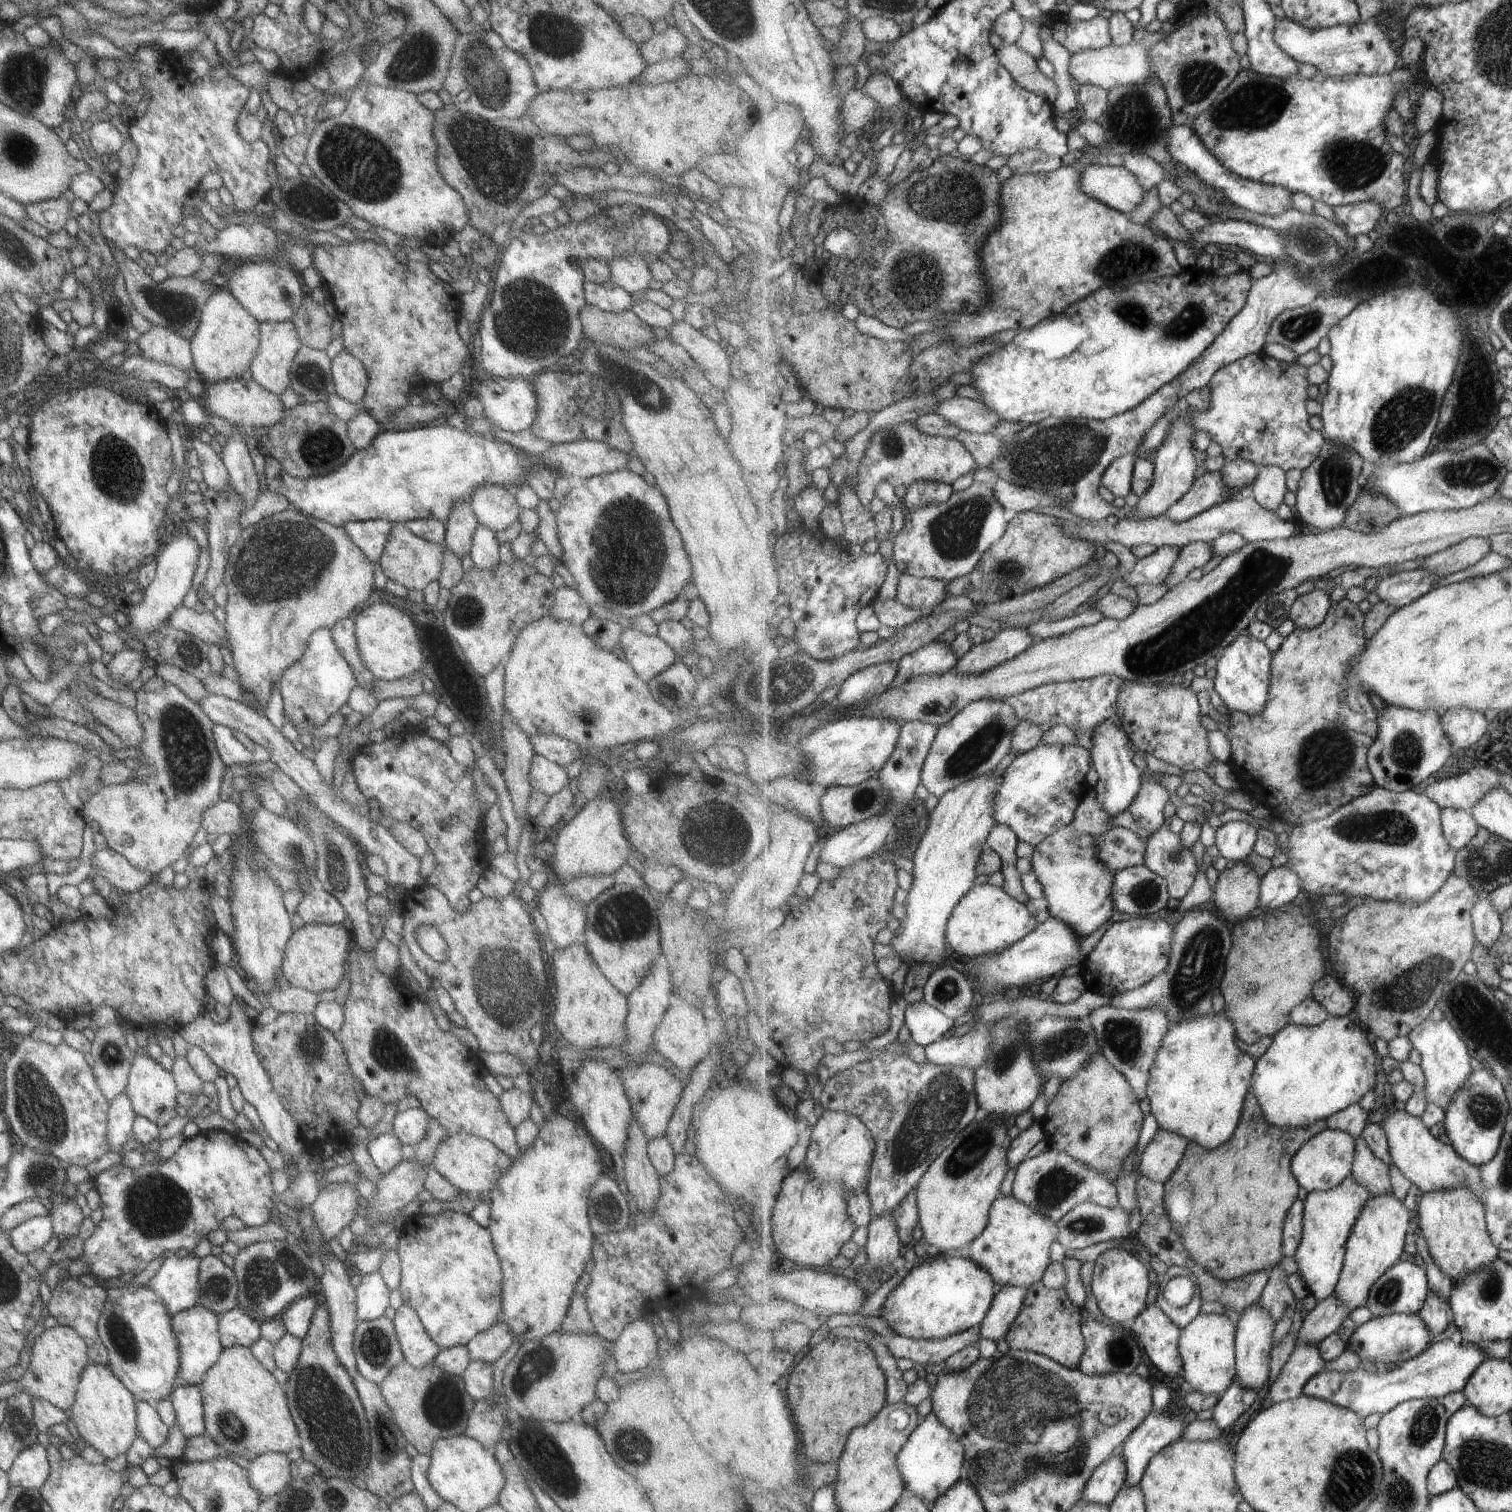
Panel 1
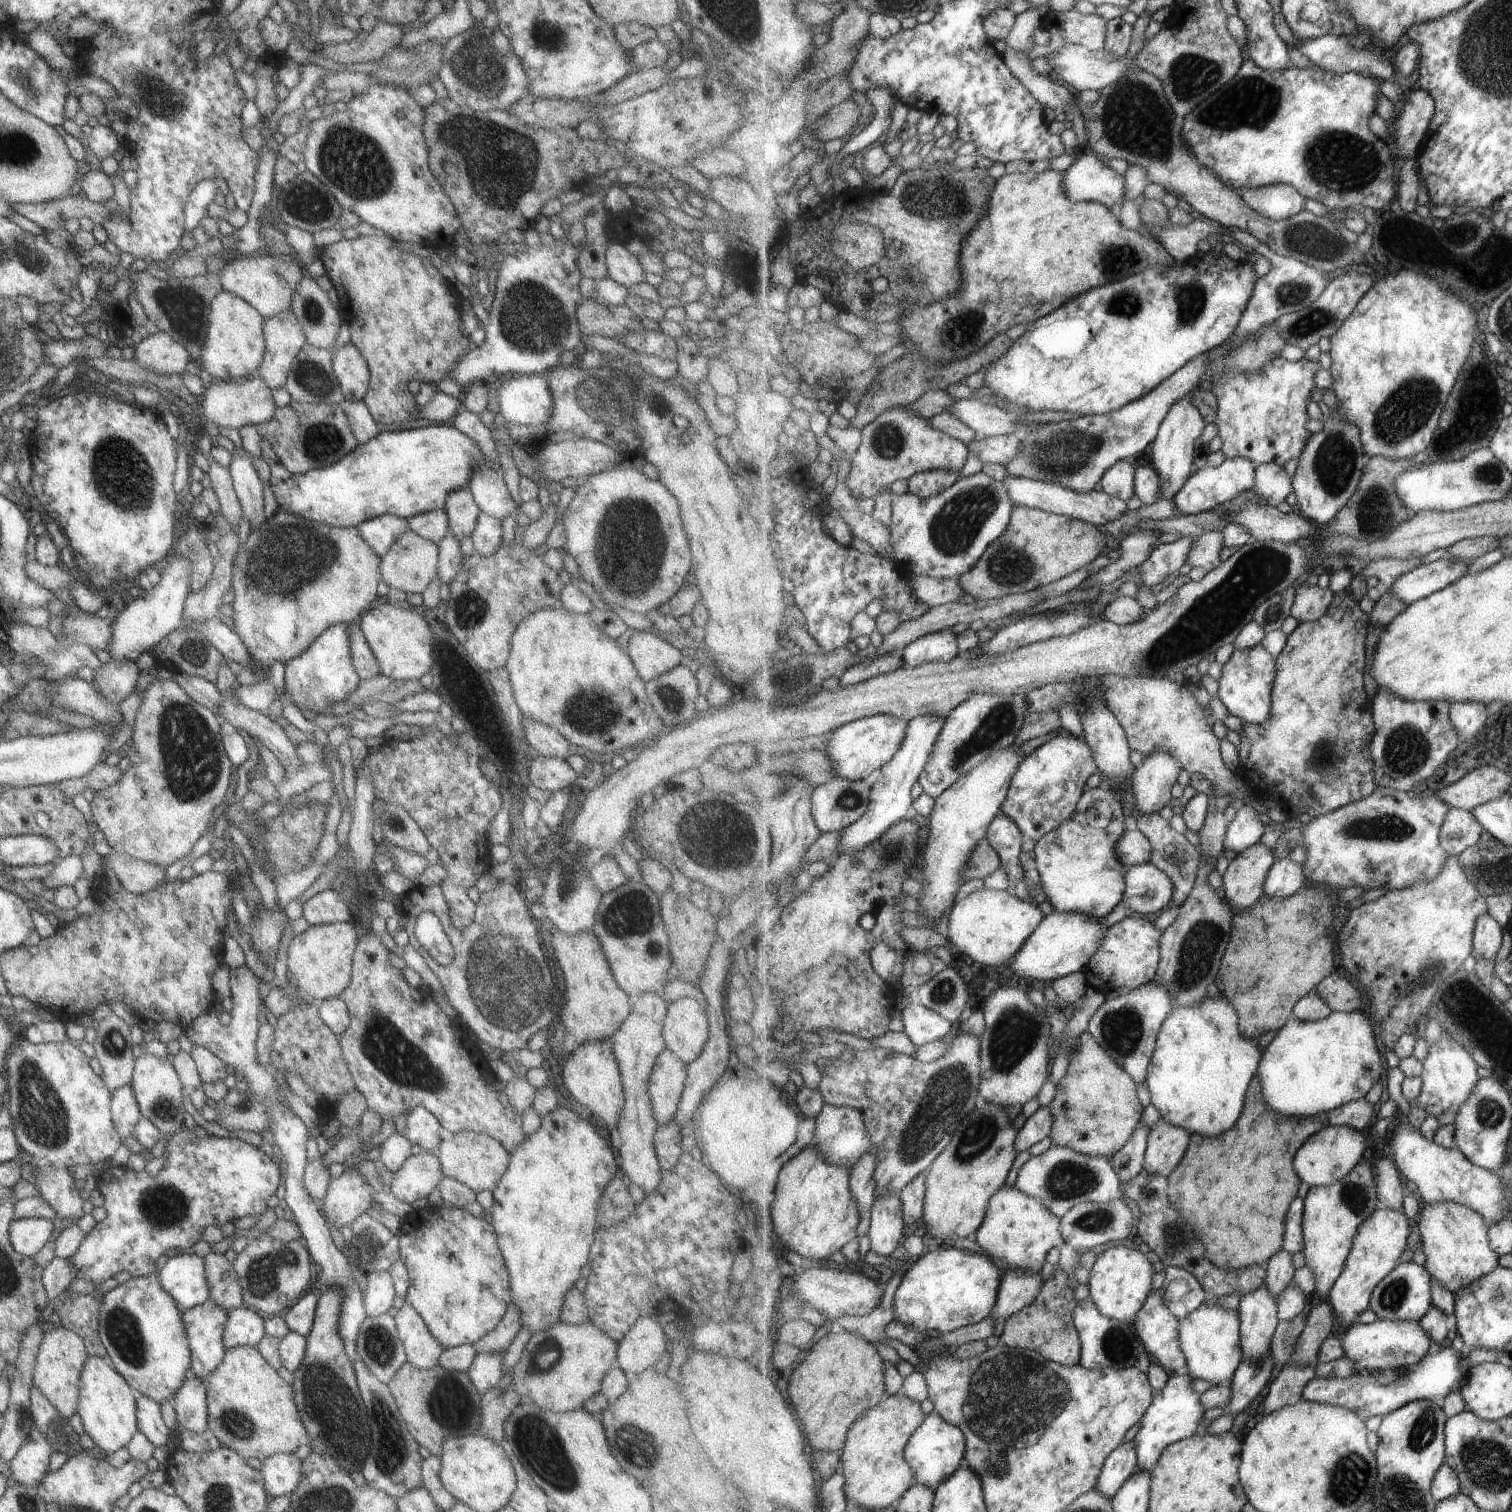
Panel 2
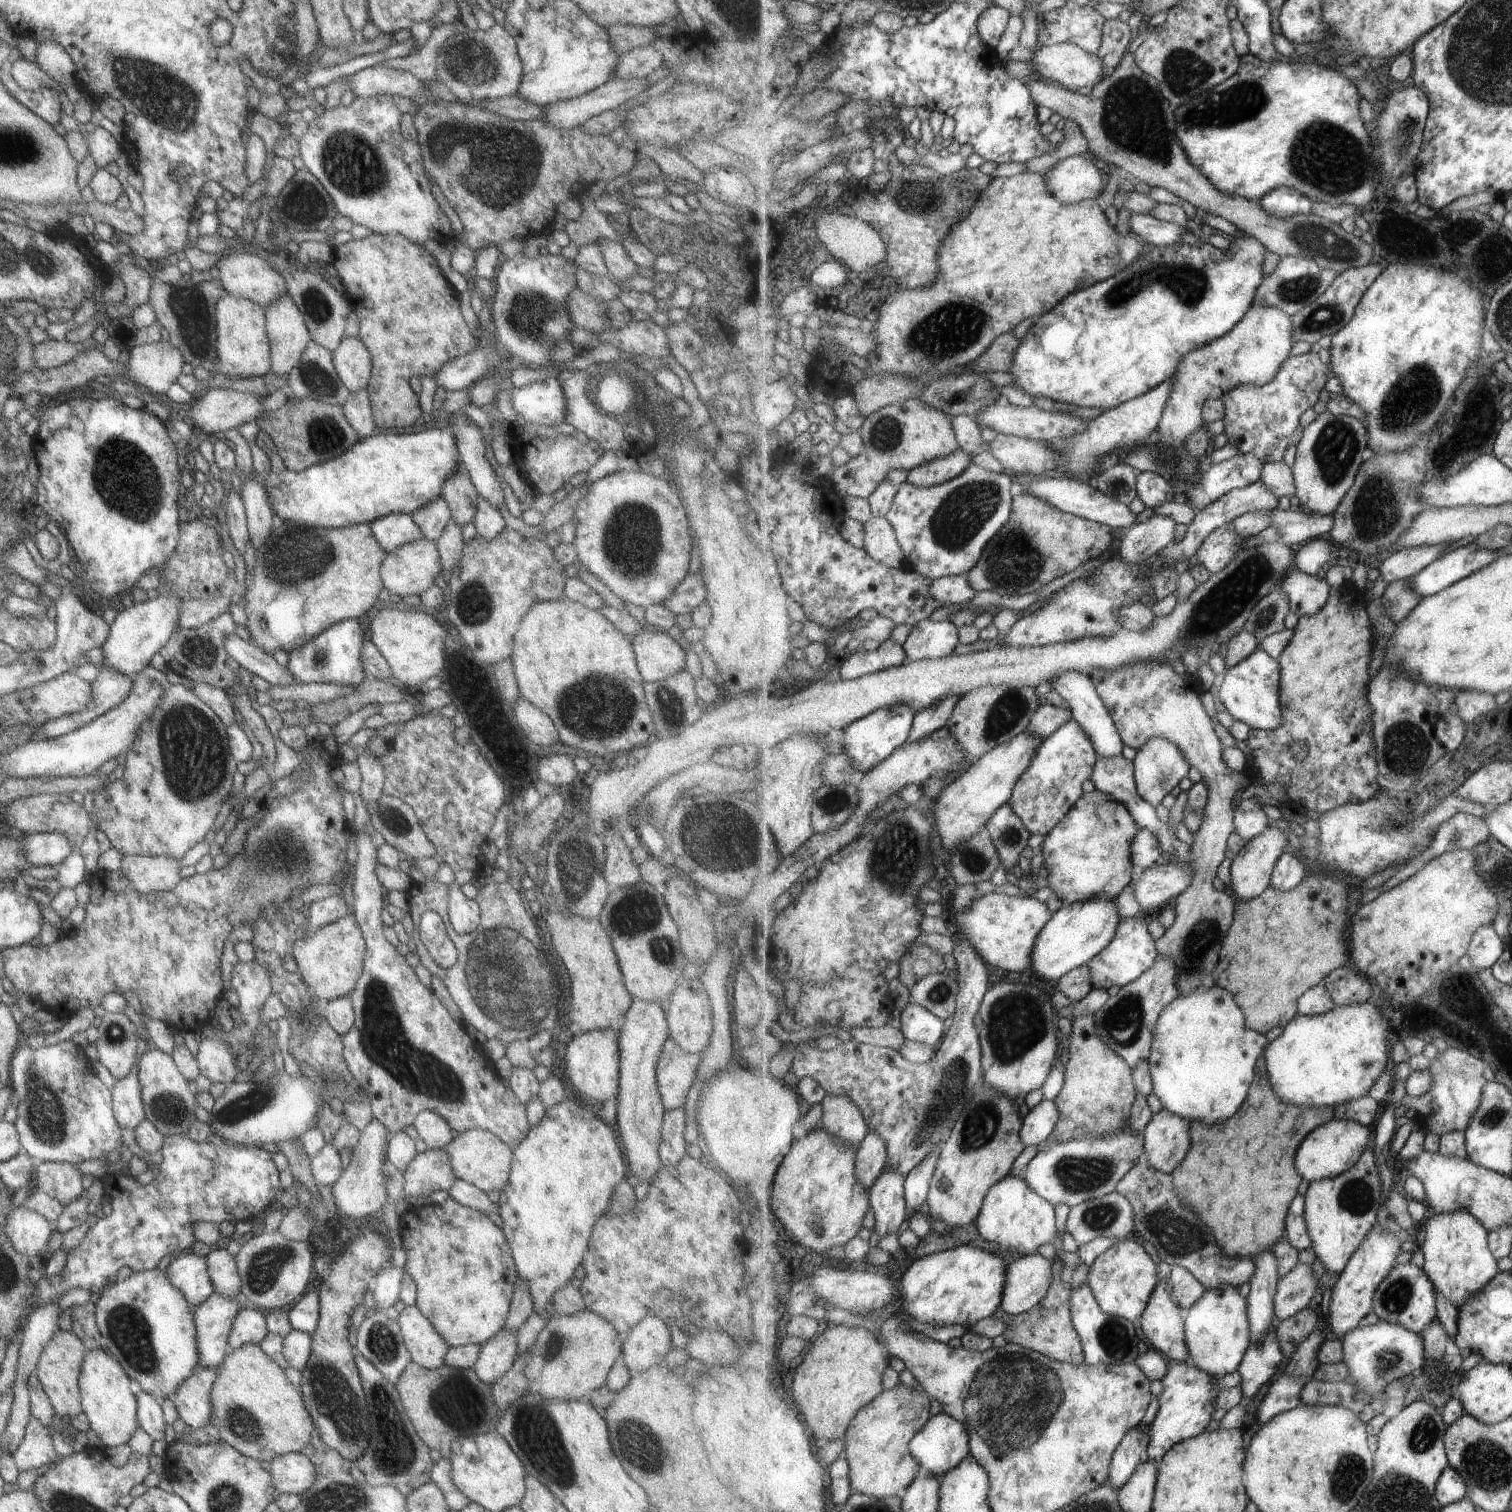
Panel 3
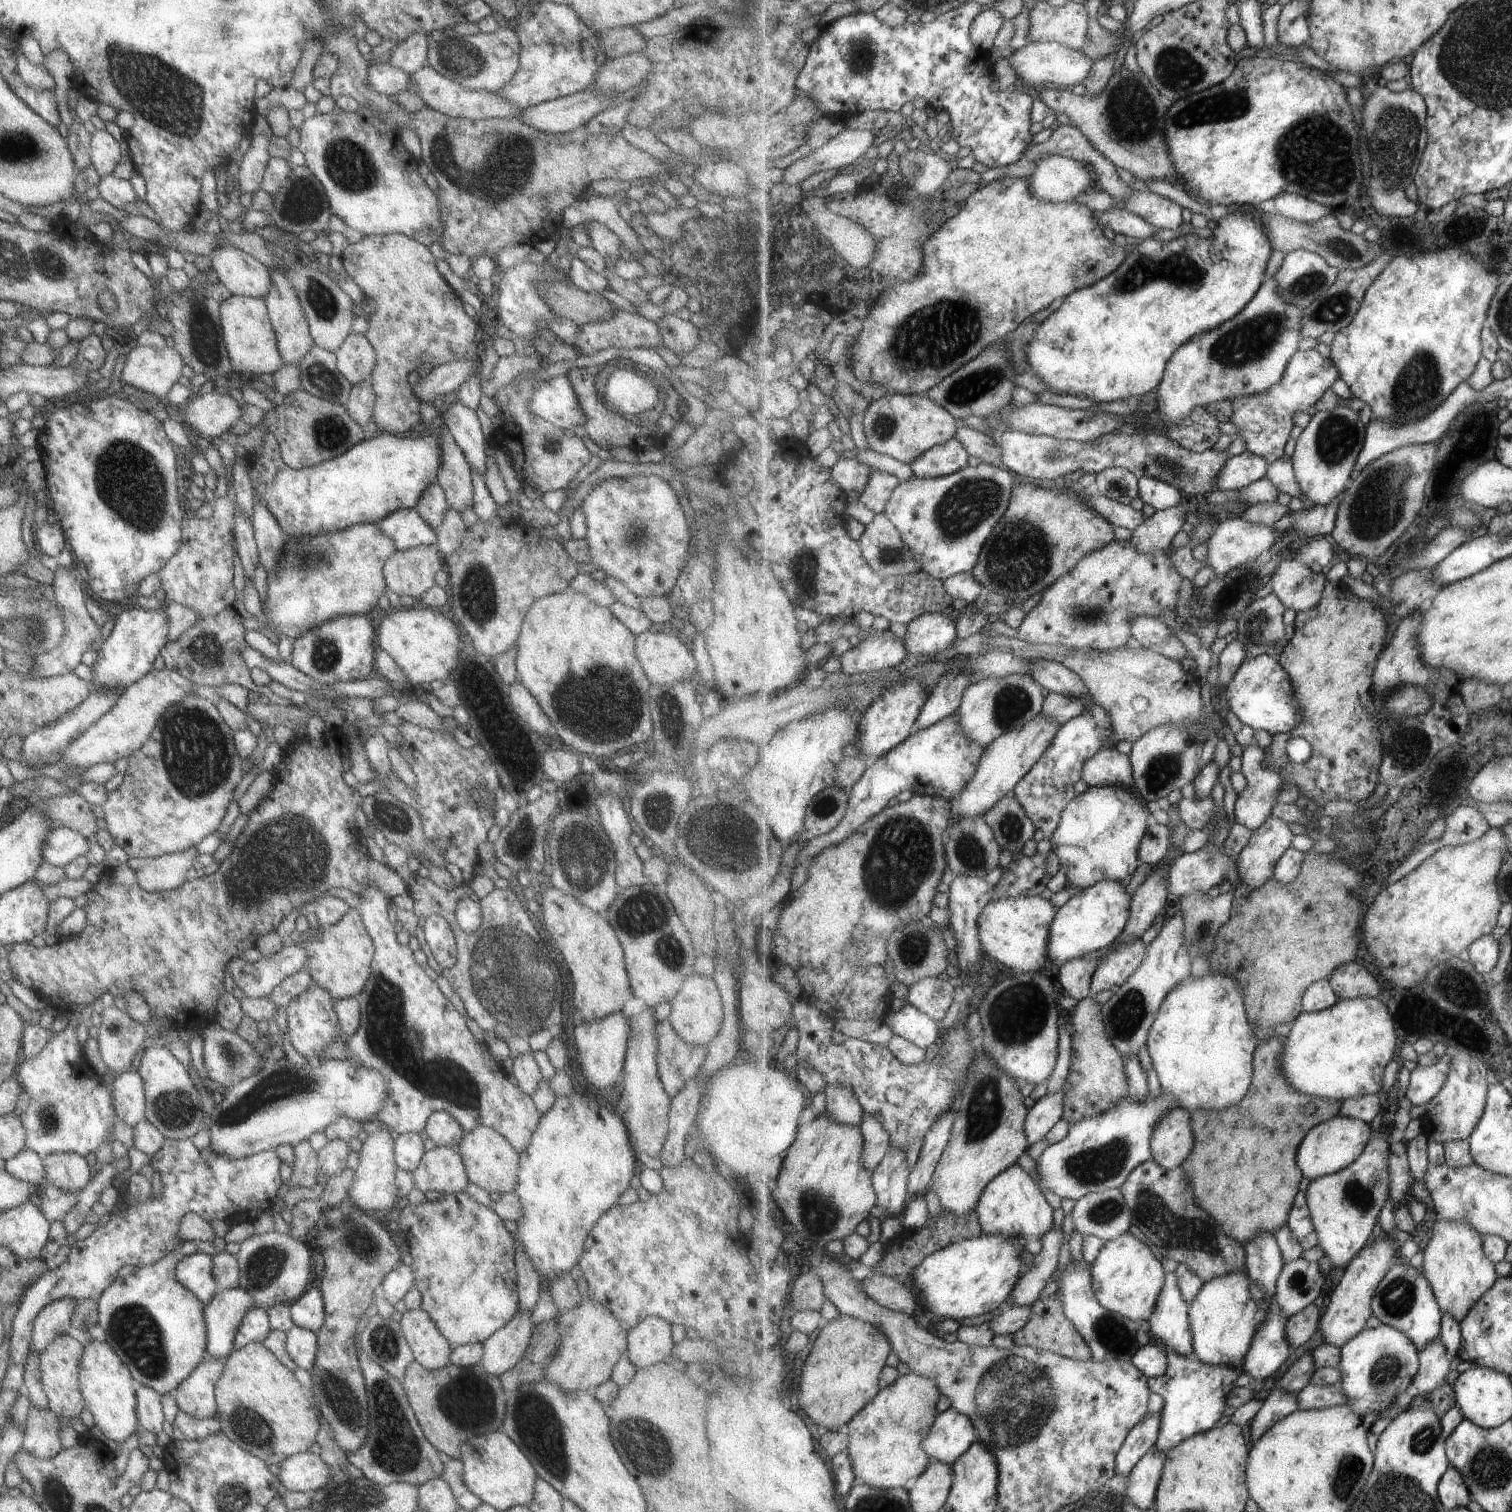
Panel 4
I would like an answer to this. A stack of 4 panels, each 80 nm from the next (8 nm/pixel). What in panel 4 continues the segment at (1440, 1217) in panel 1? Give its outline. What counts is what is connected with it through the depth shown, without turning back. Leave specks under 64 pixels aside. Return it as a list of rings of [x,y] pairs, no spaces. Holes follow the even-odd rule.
[[[1442,1220],[1434,1222],[1430,1229],[1431,1237],[1424,1253],[1423,1273],[1437,1298],[1442,1312],[1449,1312],[1453,1318],[1463,1322],[1471,1308],[1479,1302],[1497,1283],[1499,1277],[1495,1272],[1495,1262],[1489,1260],[1483,1244],[1485,1235],[1477,1232],[1467,1220]]]

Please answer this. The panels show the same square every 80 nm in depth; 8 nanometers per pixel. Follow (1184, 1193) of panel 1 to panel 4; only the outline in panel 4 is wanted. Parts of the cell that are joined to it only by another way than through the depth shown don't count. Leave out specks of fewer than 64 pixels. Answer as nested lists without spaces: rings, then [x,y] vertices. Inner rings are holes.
[[[1271,1036],[1267,1040],[1261,1040],[1255,1056],[1253,1088],[1249,1088],[1241,1104],[1235,1104],[1221,1112],[1205,1108],[1197,1108],[1191,1112],[1197,1148],[1191,1152],[1193,1156],[1190,1155],[1189,1160],[1185,1160],[1182,1166],[1189,1168],[1189,1176],[1193,1176],[1197,1200],[1201,1200],[1201,1204],[1205,1204],[1205,1208],[1209,1208],[1213,1216],[1217,1216],[1217,1220],[1223,1224],[1229,1236],[1237,1236],[1237,1242],[1241,1246],[1247,1246],[1247,1242],[1251,1244],[1251,1238],[1261,1228],[1269,1230],[1261,1230],[1259,1234],[1275,1234],[1281,1226],[1288,1224],[1289,1214],[1300,1192],[1299,1184],[1304,1178],[1297,1164],[1298,1149],[1313,1128],[1327,1120],[1333,1120],[1341,1113],[1341,1100],[1323,1100],[1317,1096],[1297,1092],[1297,1088],[1285,1080],[1281,1072],[1281,1056],[1285,1042],[1287,1037],[1283,1036]]]

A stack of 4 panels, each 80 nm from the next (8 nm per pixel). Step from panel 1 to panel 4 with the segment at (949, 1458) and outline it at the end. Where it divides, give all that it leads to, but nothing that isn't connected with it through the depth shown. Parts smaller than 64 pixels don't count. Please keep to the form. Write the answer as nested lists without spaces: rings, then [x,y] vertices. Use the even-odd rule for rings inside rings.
[[[957,1408],[939,1414],[929,1436],[923,1440],[923,1450],[929,1454],[931,1463],[955,1464],[977,1441],[973,1420]]]

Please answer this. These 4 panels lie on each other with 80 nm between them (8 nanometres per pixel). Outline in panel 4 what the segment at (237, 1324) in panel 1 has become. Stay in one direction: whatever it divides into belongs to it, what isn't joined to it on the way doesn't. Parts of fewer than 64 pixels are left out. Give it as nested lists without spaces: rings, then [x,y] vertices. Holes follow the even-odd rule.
[[[259,1307],[249,1308],[245,1312],[245,1316],[241,1318],[239,1326],[237,1326],[237,1332],[235,1332],[231,1348],[237,1350],[245,1346],[245,1344],[262,1342],[270,1330],[266,1310]]]

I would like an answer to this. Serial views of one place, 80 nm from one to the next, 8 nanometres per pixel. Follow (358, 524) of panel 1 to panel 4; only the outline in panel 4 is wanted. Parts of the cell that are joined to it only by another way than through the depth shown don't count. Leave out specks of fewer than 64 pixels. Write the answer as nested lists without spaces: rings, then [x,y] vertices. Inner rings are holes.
[[[414,508],[397,510],[382,520],[375,522],[381,534],[385,534],[395,550],[412,548],[418,545],[434,545],[436,532],[431,532],[429,524],[425,524]]]

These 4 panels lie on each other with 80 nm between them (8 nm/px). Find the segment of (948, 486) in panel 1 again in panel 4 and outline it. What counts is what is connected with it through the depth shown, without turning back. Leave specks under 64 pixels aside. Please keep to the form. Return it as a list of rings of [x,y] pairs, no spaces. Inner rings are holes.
[[[957,436],[945,444],[931,448],[911,462],[912,477],[943,478],[967,468],[969,452]]]

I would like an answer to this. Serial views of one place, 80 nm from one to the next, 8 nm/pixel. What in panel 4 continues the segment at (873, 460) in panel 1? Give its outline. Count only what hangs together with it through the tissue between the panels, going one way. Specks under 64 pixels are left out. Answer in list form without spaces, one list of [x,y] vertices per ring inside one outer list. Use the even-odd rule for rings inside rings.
[[[892,394],[875,400],[864,413],[863,423],[868,444],[873,452],[911,464],[921,454],[953,440],[960,428],[959,420],[931,397],[913,394]],[[855,458],[853,460],[839,460],[832,468],[831,474],[833,474],[835,484],[839,484],[845,494],[859,492],[862,495],[865,488],[869,486],[873,470],[877,469]]]

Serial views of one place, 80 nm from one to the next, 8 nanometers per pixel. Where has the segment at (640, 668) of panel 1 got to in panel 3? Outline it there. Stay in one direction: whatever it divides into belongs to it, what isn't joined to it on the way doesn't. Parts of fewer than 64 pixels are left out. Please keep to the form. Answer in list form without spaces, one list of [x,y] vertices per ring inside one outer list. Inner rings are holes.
[[[642,630],[630,636],[630,645],[636,669],[644,683],[663,680],[684,668],[685,651],[667,632]]]

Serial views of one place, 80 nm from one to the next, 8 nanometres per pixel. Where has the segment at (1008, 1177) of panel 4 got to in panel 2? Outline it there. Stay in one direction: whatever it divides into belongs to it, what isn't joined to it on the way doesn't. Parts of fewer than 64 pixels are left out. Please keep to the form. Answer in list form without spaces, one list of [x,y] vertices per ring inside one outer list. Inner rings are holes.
[[[1003,1185],[989,1201],[987,1214],[984,1223],[976,1232],[976,1242],[978,1246],[985,1251],[990,1259],[993,1259],[1004,1272],[1009,1269],[1028,1269],[1029,1267],[1043,1270],[1045,1256],[1051,1248],[1061,1246],[1064,1242],[1064,1236],[1061,1232],[1061,1218],[1059,1218],[1050,1208],[1041,1202],[1037,1197],[1023,1192],[1017,1185]]]

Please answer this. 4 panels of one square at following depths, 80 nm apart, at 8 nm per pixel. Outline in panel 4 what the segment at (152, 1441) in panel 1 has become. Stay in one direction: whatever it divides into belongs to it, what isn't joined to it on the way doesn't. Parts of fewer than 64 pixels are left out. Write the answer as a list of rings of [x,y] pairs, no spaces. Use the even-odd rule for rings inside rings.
[[[140,1387],[135,1391],[135,1417],[137,1425],[157,1436],[161,1432],[164,1419],[161,1406],[162,1396],[153,1390]]]

